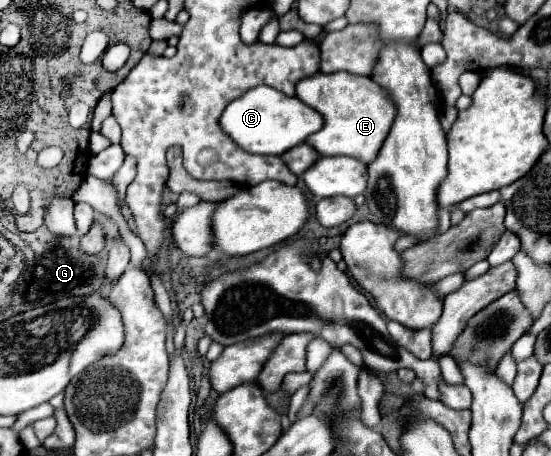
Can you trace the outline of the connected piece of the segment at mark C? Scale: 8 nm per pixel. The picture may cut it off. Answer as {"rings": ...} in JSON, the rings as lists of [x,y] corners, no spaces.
{"rings":[[[256,86],[244,96],[232,100],[220,116],[220,128],[242,150],[266,150],[256,154],[282,154],[302,144],[310,134],[322,128],[322,116],[296,96],[286,96],[270,86]]]}

